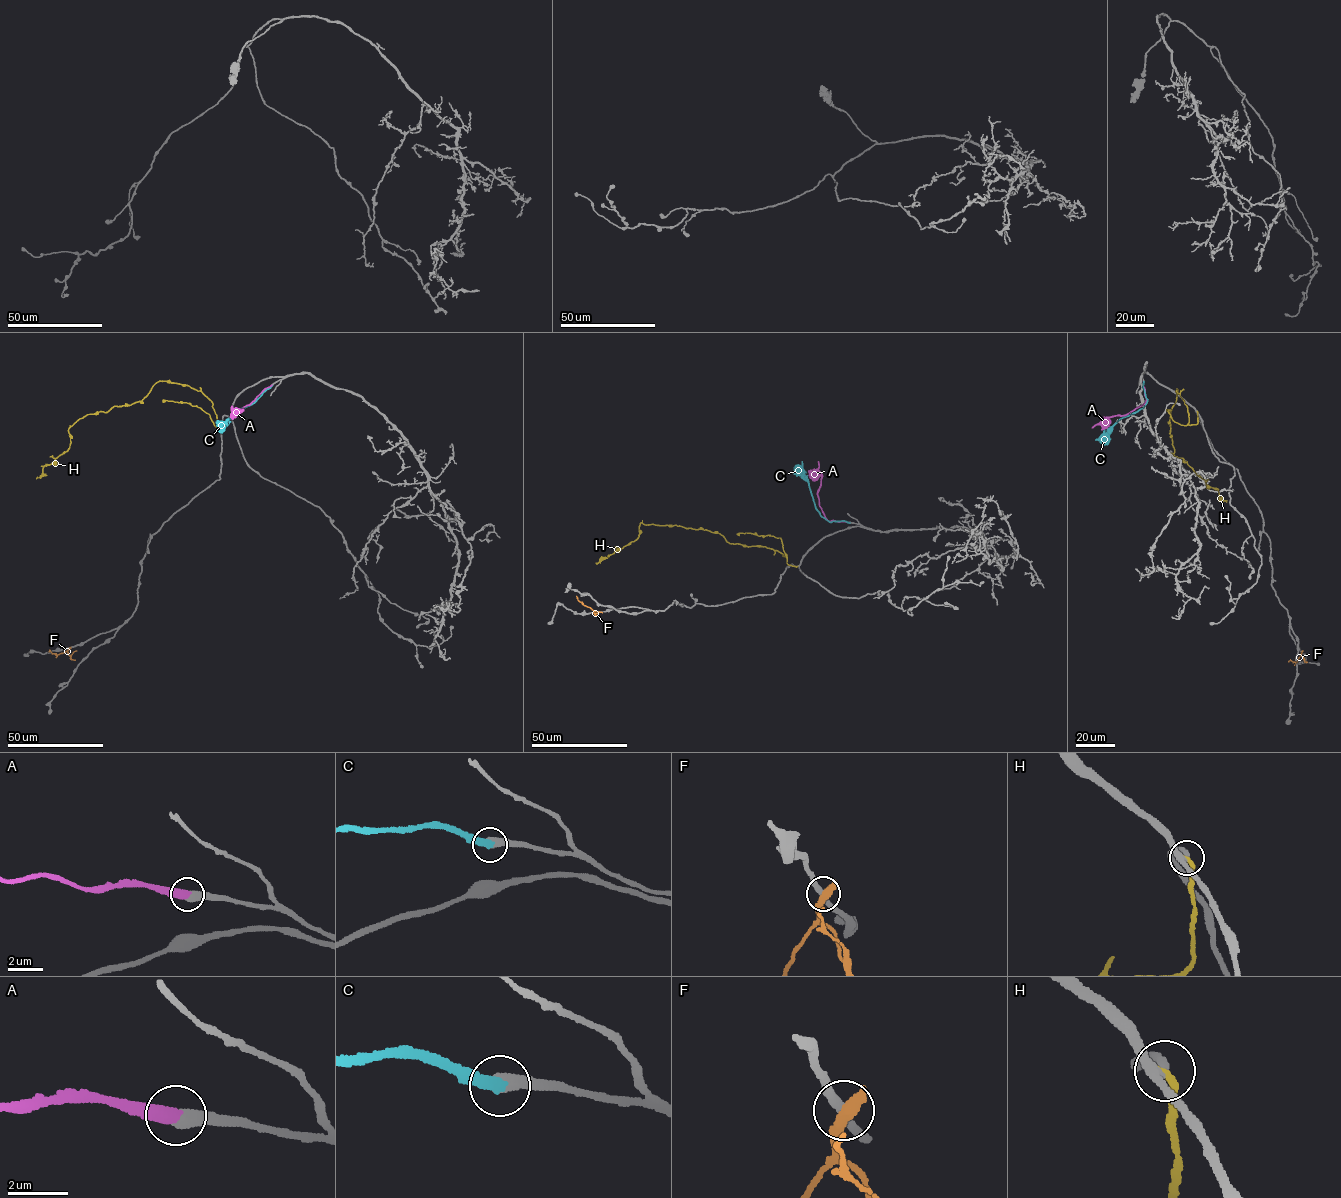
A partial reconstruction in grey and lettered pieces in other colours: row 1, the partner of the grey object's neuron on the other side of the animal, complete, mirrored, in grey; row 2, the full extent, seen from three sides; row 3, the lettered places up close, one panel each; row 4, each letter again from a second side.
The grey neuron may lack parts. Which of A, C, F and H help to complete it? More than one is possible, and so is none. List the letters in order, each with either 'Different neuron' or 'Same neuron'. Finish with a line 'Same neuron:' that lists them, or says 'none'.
A: Same neuron
C: Different neuron
F: Different neuron
H: Different neuron
Same neuron: A

